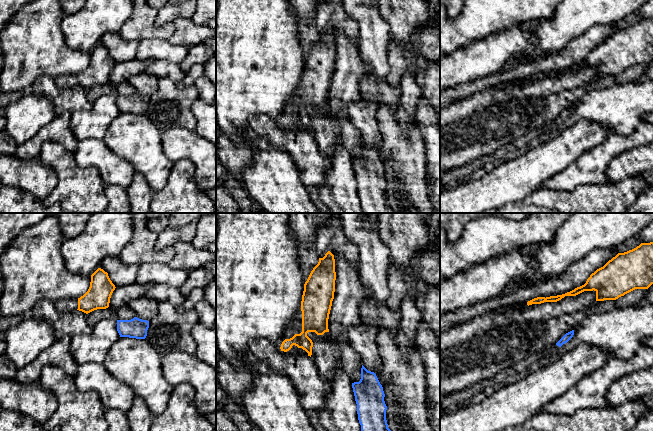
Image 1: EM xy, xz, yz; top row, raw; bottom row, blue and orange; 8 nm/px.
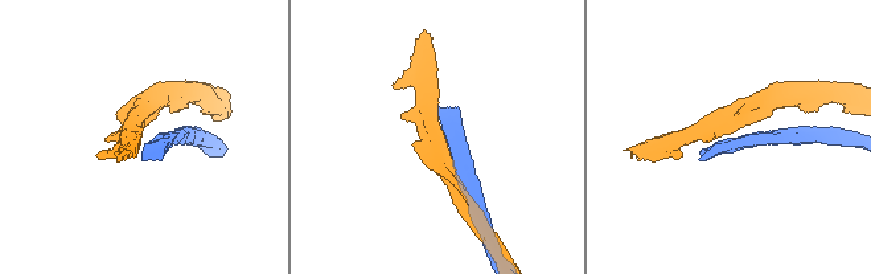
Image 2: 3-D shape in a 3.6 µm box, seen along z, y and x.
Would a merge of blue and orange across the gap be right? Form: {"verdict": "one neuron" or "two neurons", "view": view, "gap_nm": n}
{"verdict": "two neurons", "view": "xy", "gap_nm": 130}

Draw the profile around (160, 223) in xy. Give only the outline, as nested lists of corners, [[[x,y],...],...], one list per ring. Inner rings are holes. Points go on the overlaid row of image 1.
[[[159,213],[156,218],[149,220],[147,223],[149,230],[158,234],[163,232],[168,227],[170,214],[171,213]]]

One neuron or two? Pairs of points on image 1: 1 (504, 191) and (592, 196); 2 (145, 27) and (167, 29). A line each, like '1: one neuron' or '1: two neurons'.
1: two neurons
2: one neuron

